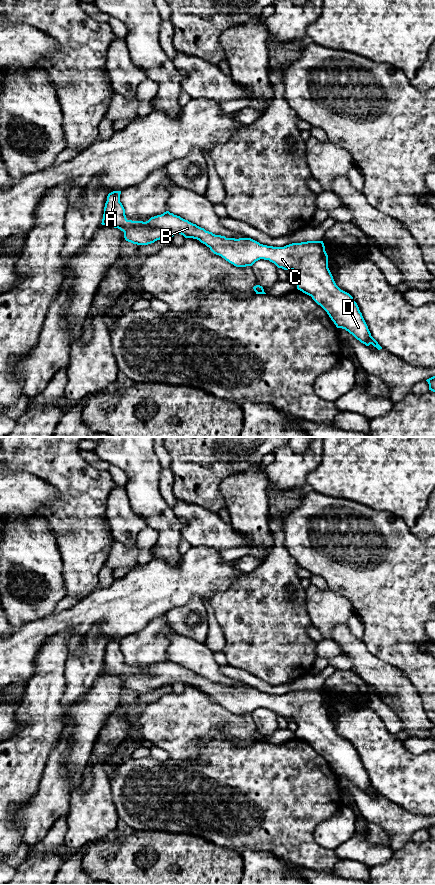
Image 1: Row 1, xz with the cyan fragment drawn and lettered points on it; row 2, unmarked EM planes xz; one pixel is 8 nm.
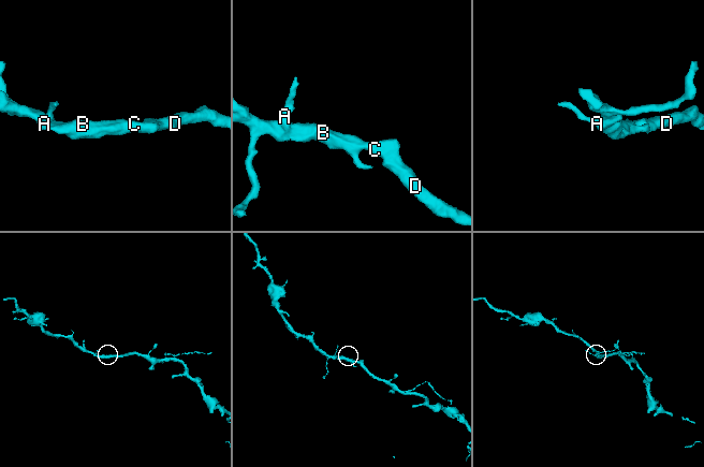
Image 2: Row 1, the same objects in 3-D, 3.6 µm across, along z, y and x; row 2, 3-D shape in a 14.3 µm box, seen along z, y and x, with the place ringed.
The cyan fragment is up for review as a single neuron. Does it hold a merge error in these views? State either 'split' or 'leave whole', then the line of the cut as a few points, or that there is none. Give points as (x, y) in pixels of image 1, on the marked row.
leave whole | no cut

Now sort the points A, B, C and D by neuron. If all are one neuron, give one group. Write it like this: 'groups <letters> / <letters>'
groups A B C D

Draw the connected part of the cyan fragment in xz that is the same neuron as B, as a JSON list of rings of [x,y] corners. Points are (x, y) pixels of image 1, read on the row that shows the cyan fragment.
[[[113,191],[108,194],[101,224],[123,231],[126,241],[137,245],[148,245],[162,238],[181,234],[185,238],[199,240],[209,247],[214,254],[221,256],[236,267],[252,266],[256,261],[264,259],[274,263],[278,268],[293,270],[298,278],[297,289],[311,296],[312,299],[327,312],[337,328],[345,329],[366,346],[372,344],[378,350],[382,349],[378,342],[371,336],[368,326],[353,297],[336,285],[328,268],[328,255],[325,251],[323,241],[292,243],[284,247],[267,246],[251,238],[235,239],[215,235],[169,211],[151,217],[146,222],[132,221],[126,218],[125,209],[120,202],[120,194],[121,191]]]

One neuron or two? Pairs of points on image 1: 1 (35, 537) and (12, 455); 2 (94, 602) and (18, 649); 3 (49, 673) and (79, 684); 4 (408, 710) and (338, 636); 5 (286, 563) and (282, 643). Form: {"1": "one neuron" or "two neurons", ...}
{"1": "two neurons", "2": "one neuron", "3": "two neurons", "4": "one neuron", "5": "one neuron"}

